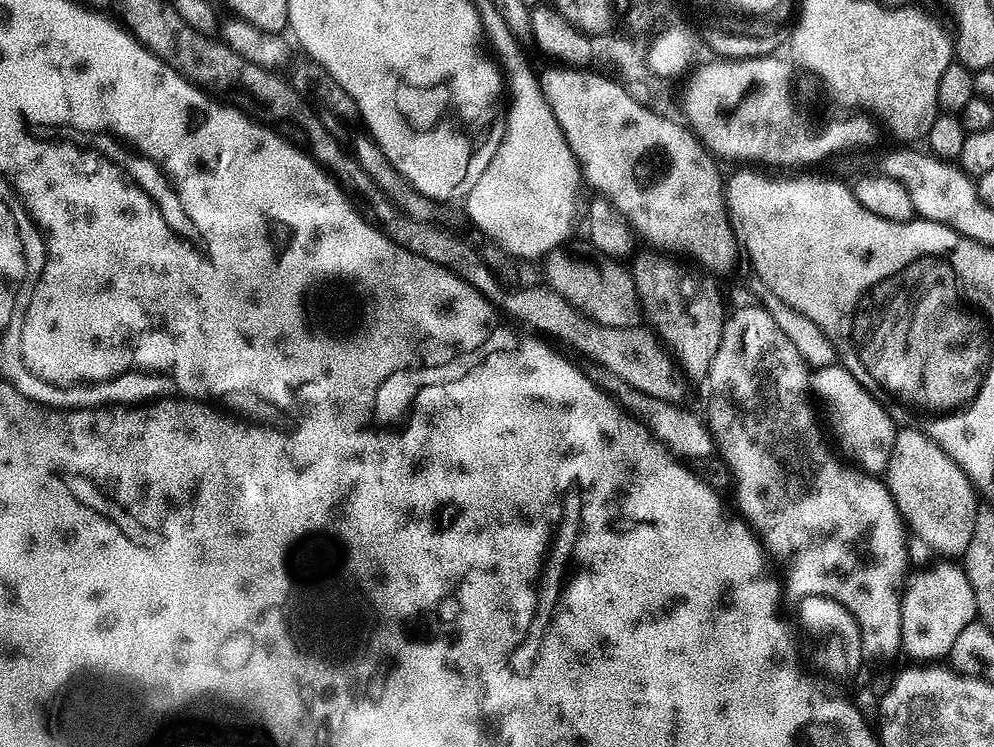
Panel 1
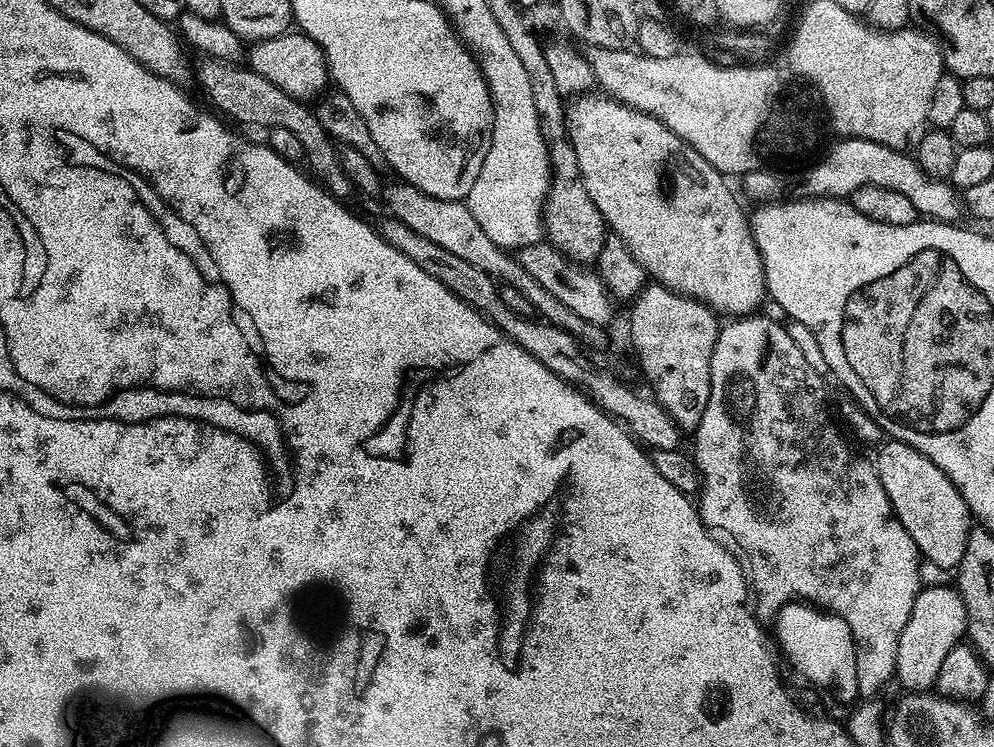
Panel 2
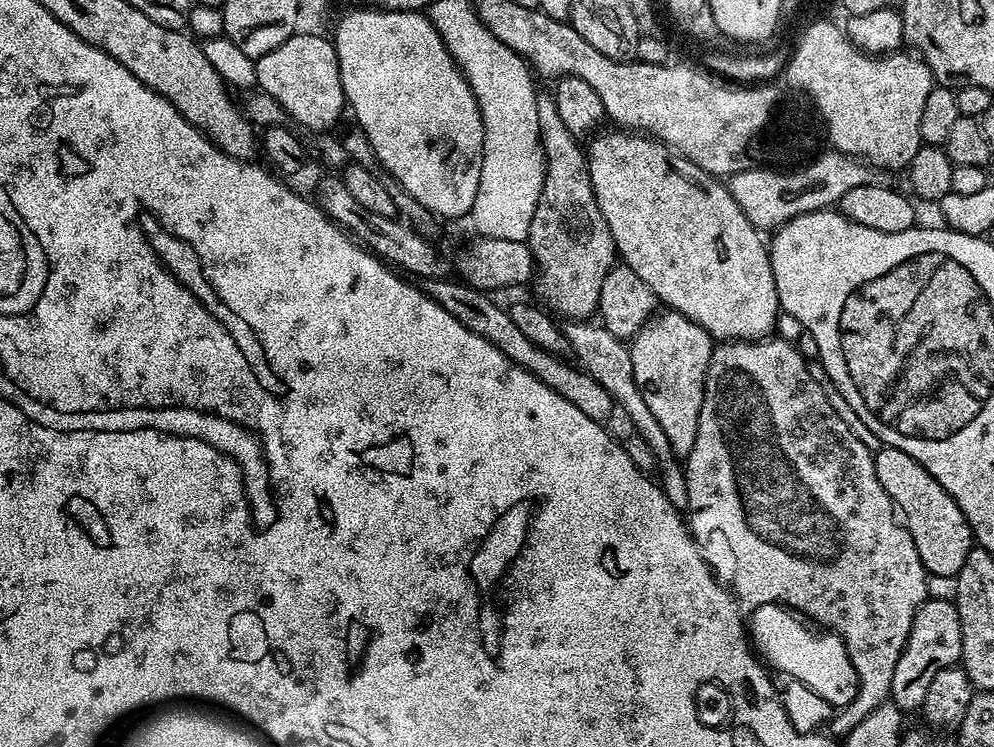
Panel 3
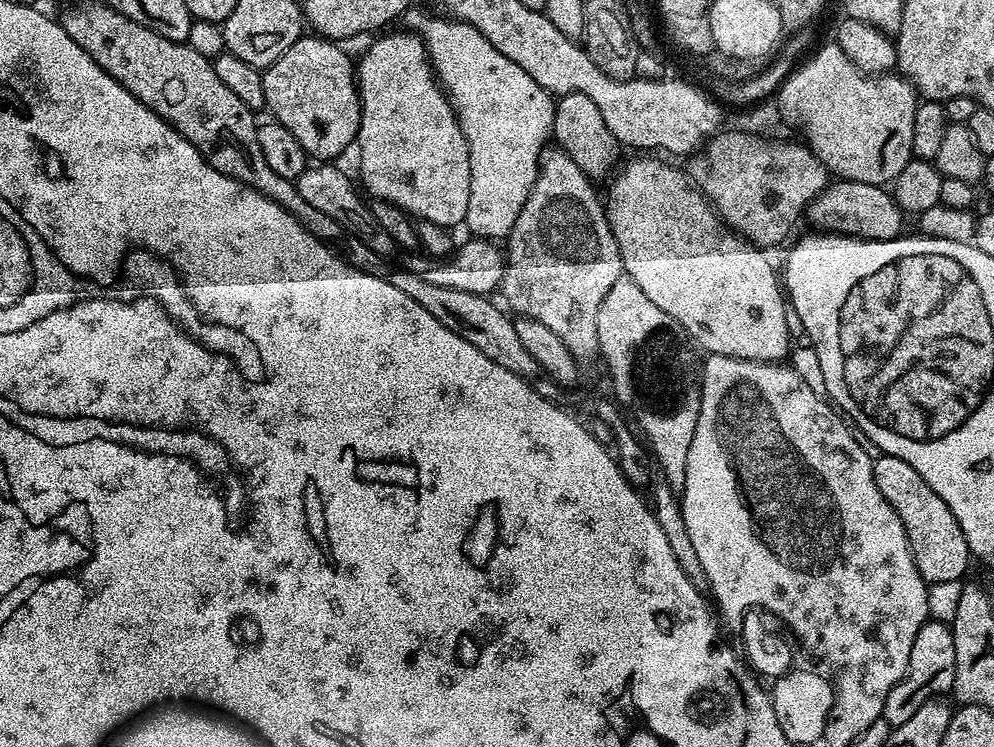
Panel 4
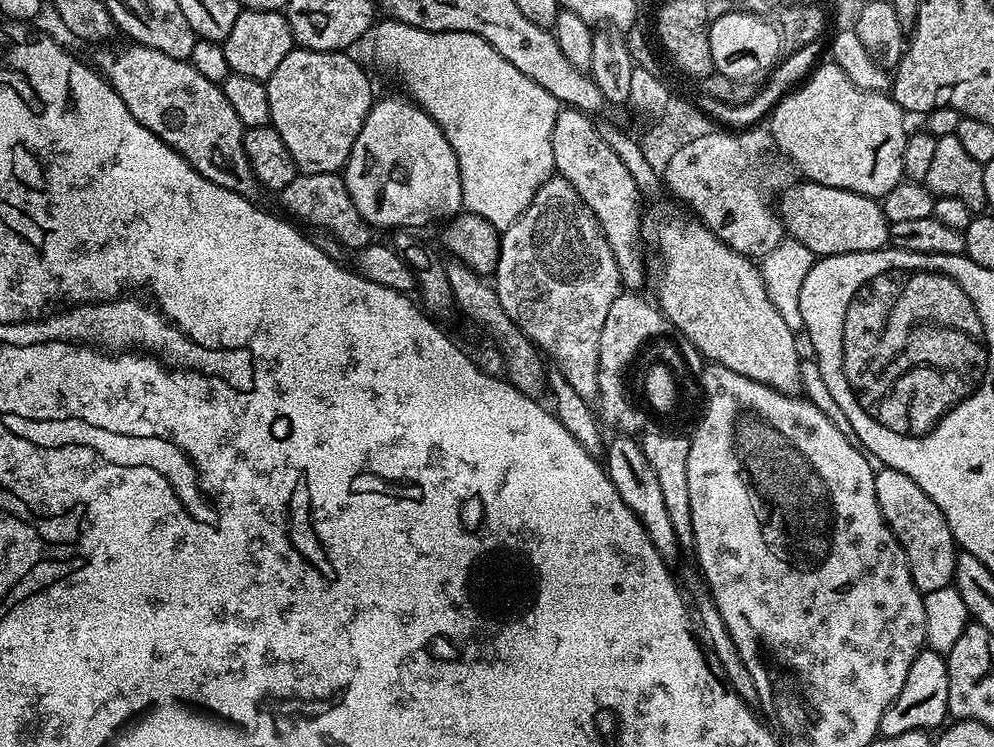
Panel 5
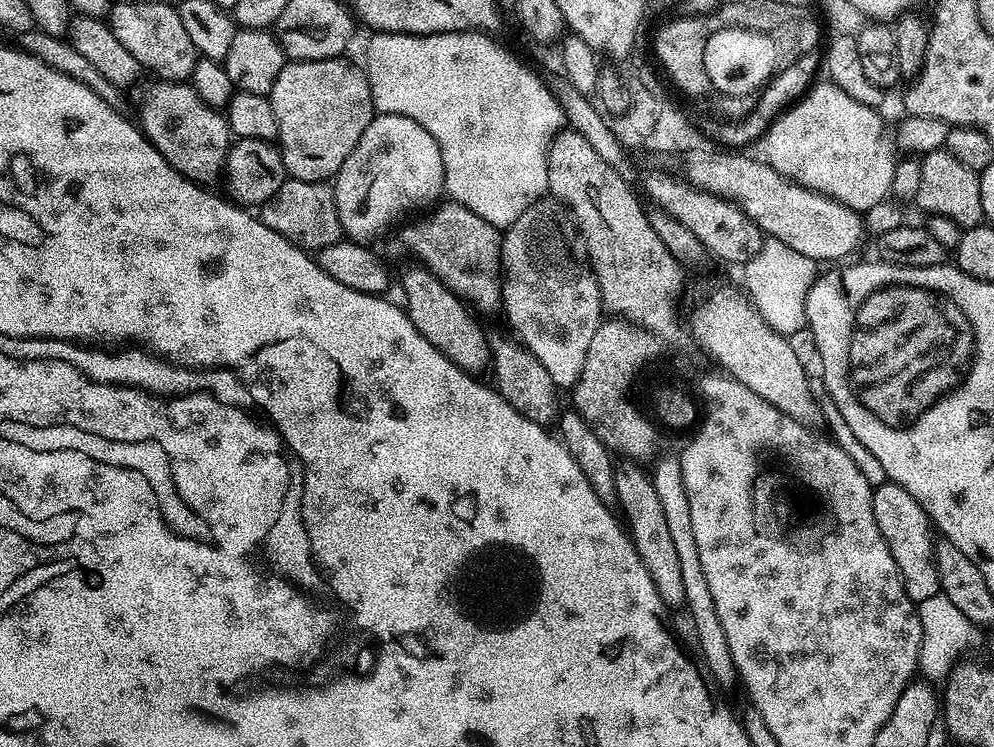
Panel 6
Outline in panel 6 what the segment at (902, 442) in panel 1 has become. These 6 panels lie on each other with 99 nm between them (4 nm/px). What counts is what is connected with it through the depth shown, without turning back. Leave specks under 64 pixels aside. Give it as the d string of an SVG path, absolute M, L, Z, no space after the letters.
M891 482L883 483L877 483L872 490L874 522L878 522L878 530L882 530L882 538L886 538L886 546L890 546L894 562L898 562L898 574L902 574L902 586L906 594L919 606L926 602L926 598L941 595L936 559L932 553L934 525L928 519L926 510L922 510L916 499L902 490L902 486Z

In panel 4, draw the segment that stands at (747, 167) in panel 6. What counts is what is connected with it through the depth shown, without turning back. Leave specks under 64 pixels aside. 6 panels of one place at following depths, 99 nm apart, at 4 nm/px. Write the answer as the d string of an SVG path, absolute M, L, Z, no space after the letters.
M837 179L823 188L818 195L809 201L806 207L806 220L813 224L813 229L824 234L835 234L838 236L854 236L862 240L895 240L897 236L905 231L905 213L901 211L893 193L887 187L878 184L867 184L866 182L854 182L853 180Z

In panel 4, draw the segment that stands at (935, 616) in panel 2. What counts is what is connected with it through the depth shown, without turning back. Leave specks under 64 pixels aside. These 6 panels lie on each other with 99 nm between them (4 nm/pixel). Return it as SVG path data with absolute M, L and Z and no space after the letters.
M929 619L928 623L922 626L922 630L918 630L918 638L914 638L908 672L896 683L894 690L890 690L882 719L889 726L895 726L914 718L914 714L918 714L925 702L941 694L951 693L953 682L954 638L951 627L943 620Z

